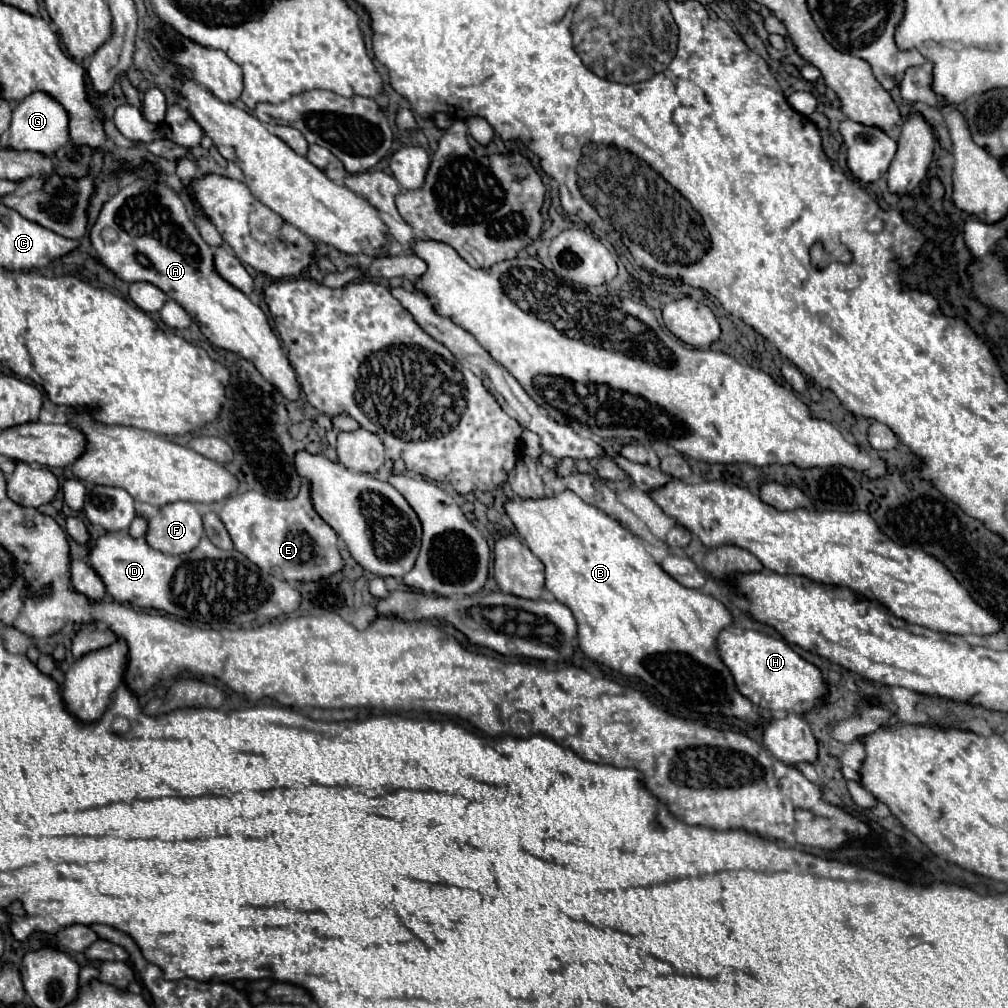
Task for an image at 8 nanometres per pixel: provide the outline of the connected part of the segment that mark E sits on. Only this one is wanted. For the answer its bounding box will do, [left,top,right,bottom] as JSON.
[219,484,343,582]

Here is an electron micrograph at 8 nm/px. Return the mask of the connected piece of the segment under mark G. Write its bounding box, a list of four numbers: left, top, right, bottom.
[9,92,69,154]

